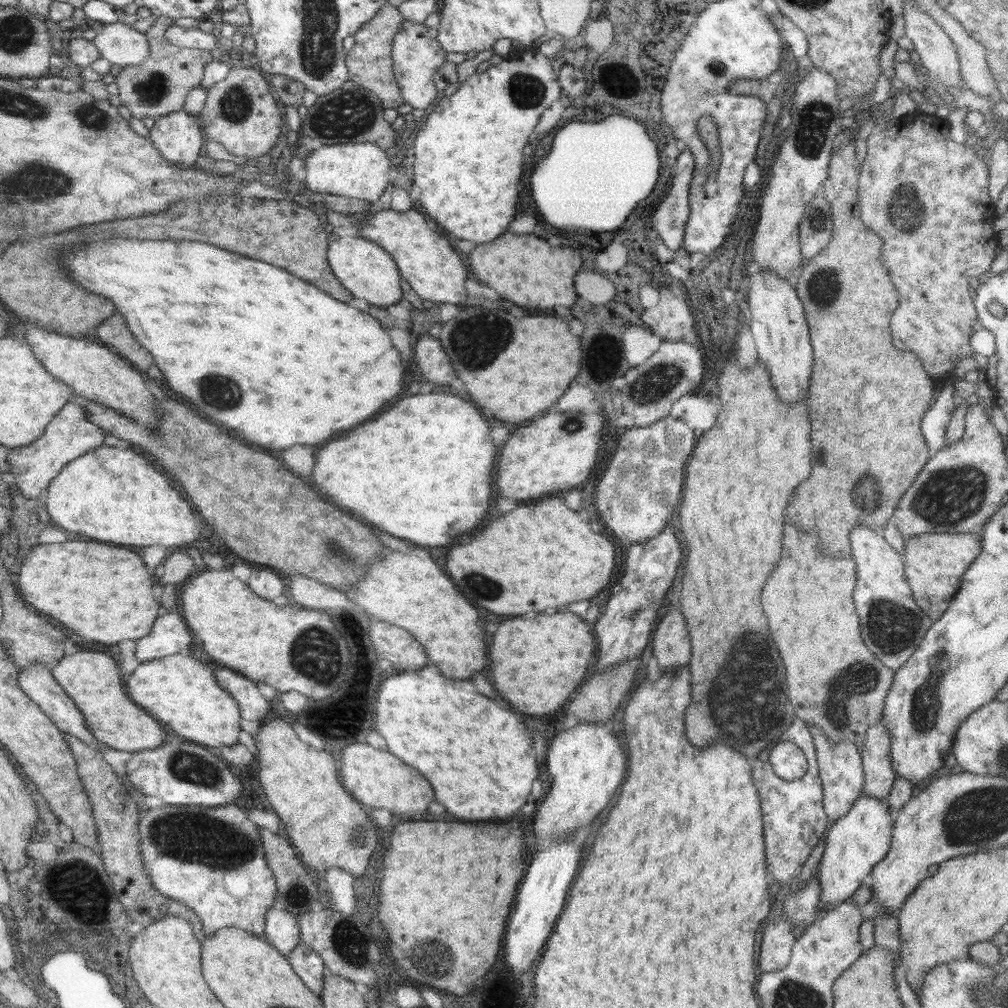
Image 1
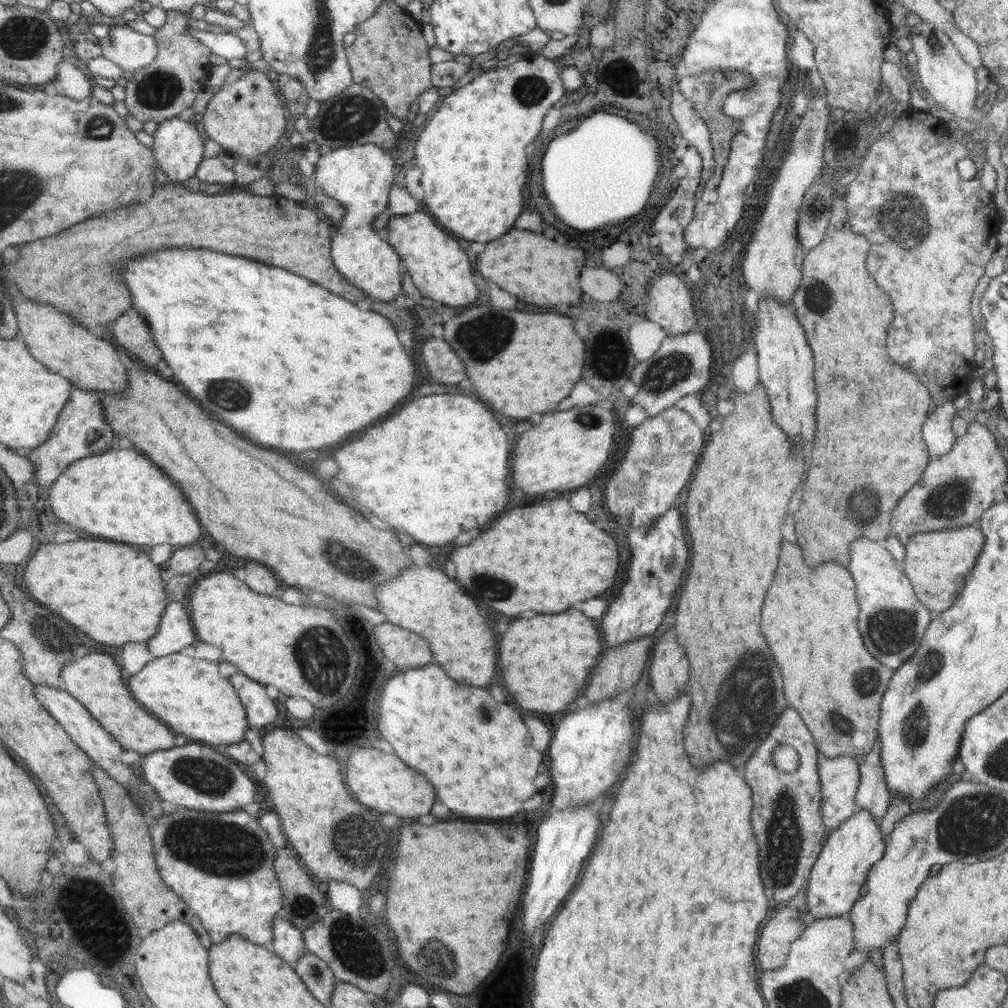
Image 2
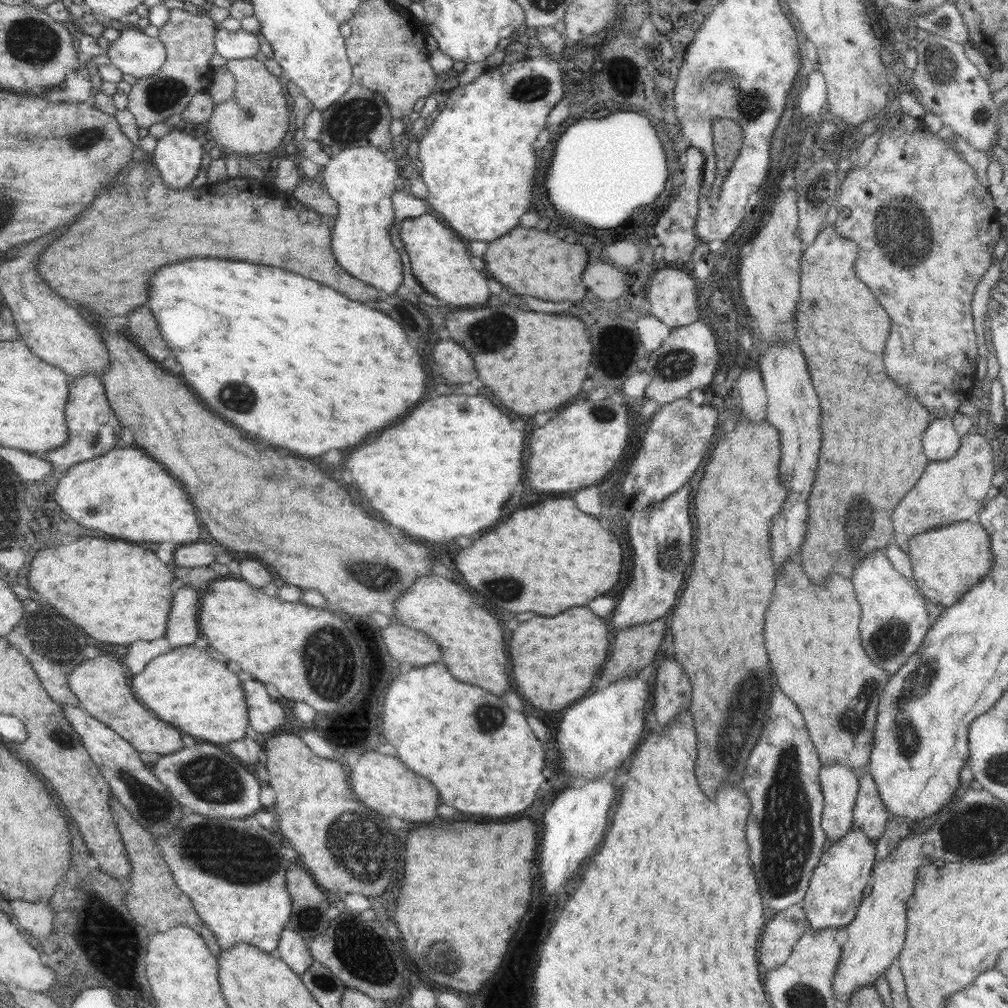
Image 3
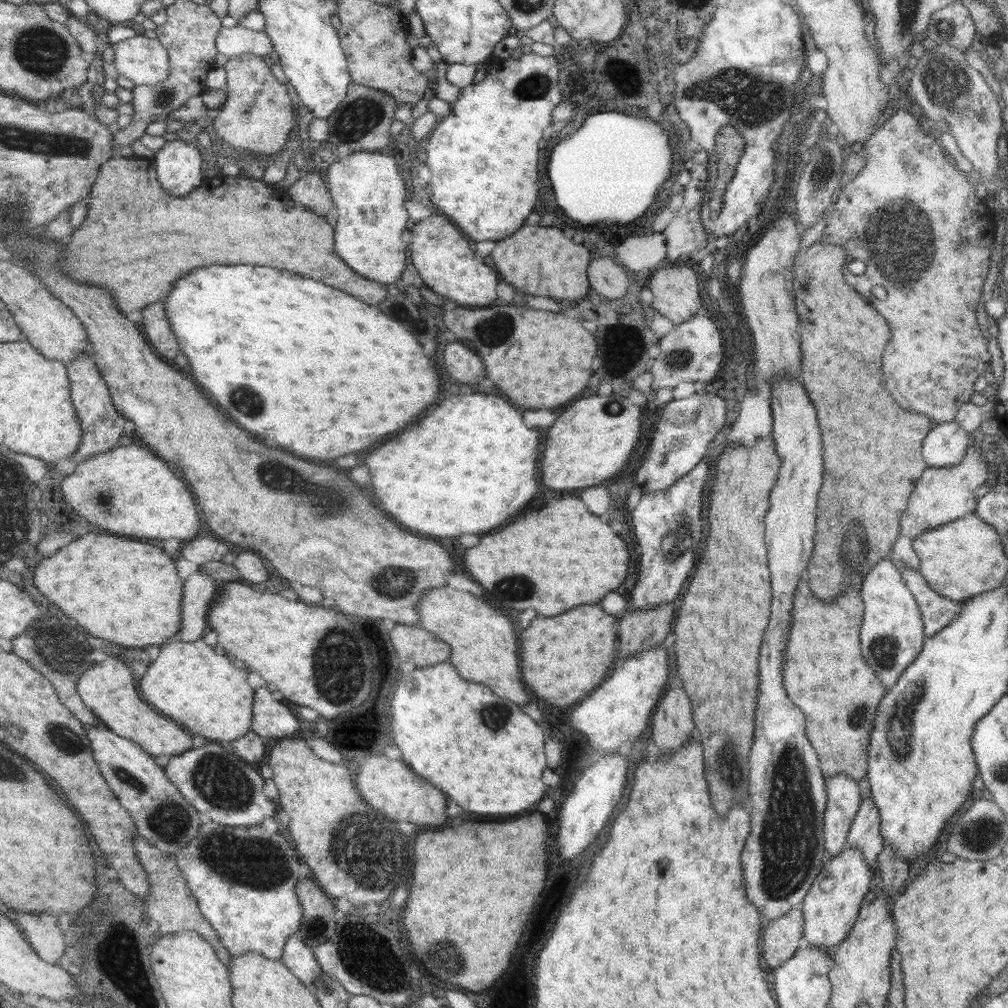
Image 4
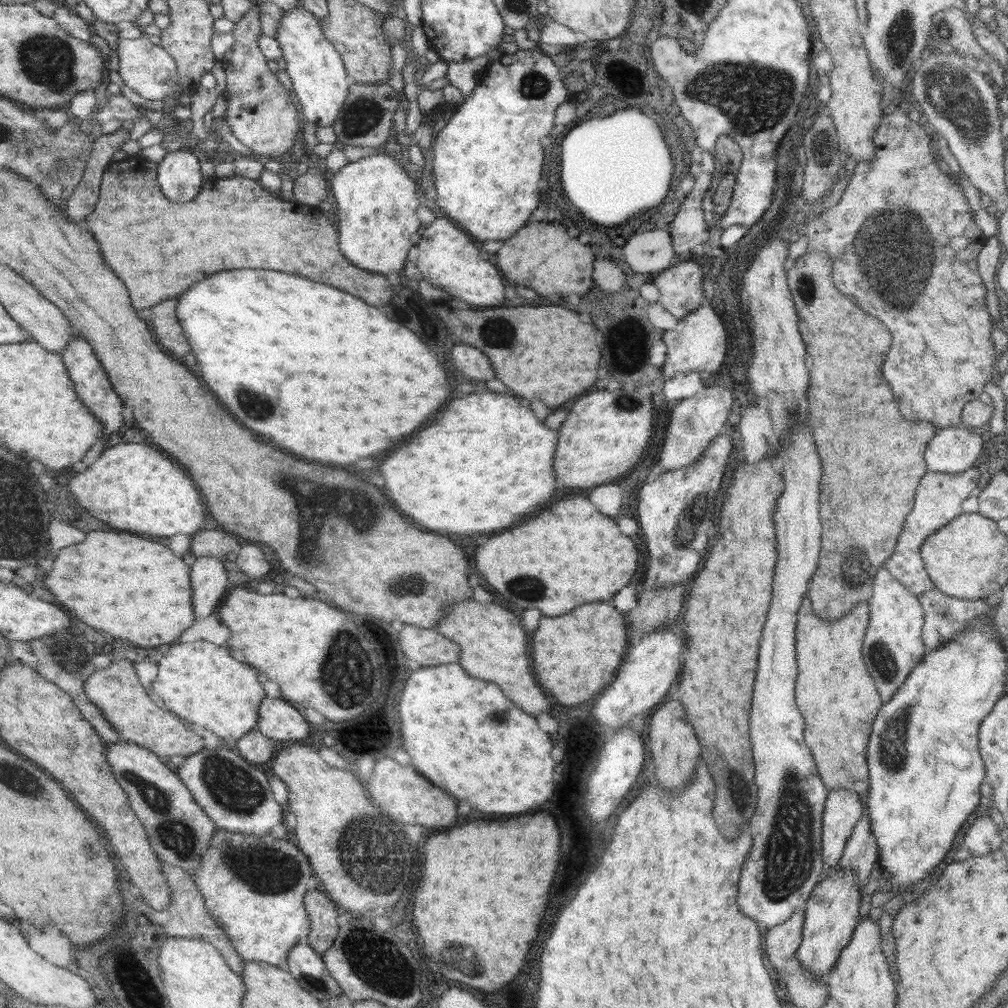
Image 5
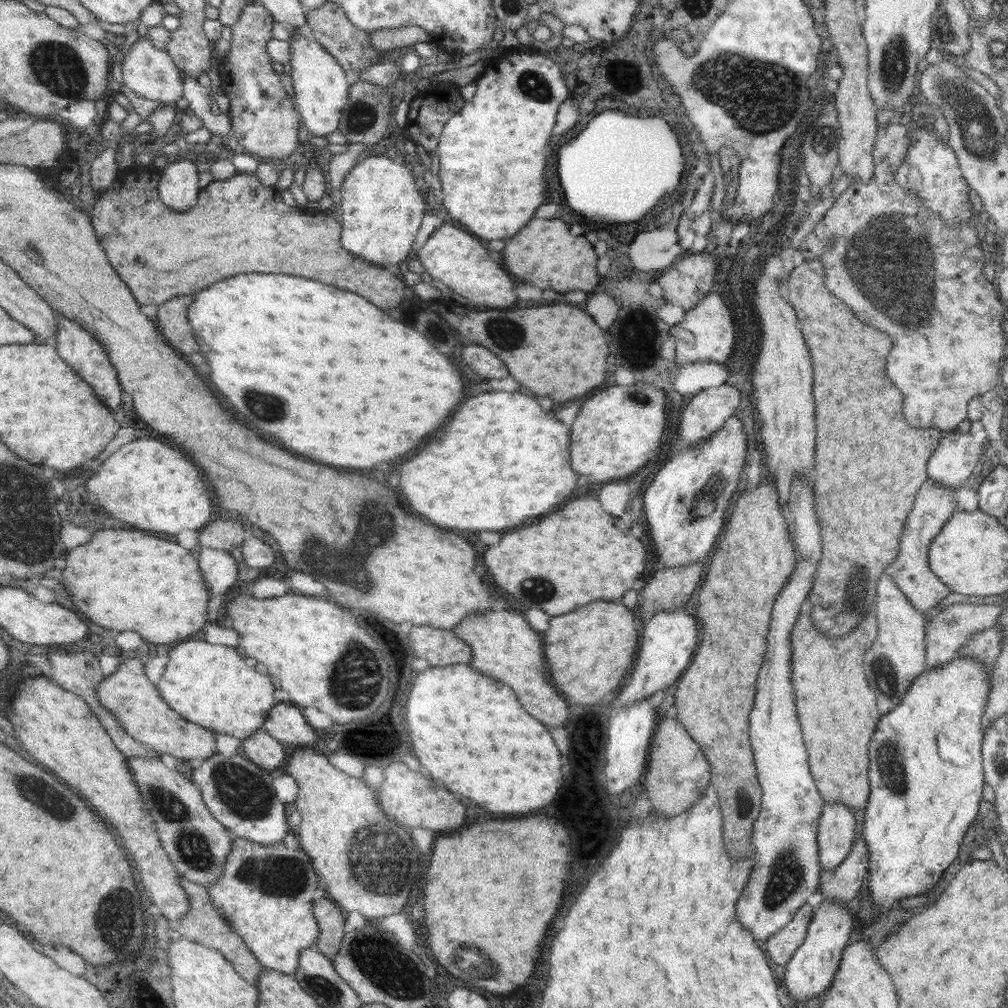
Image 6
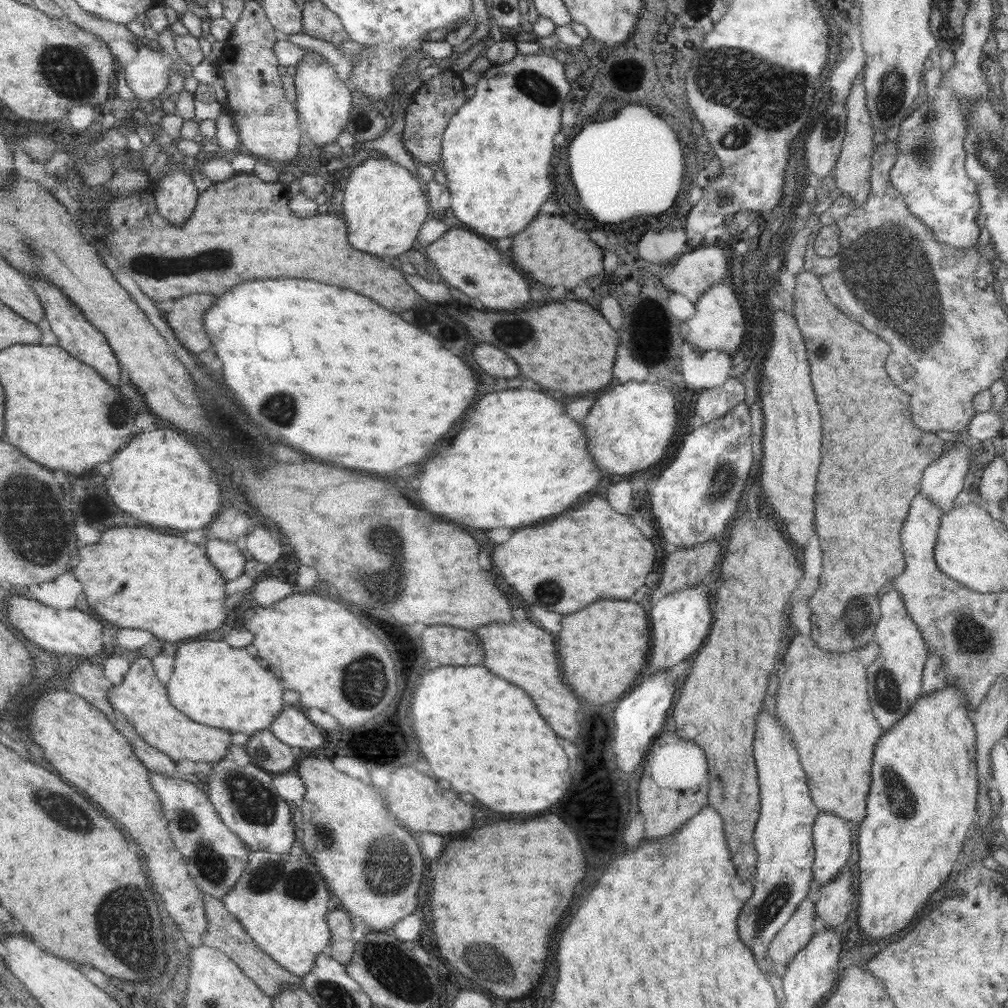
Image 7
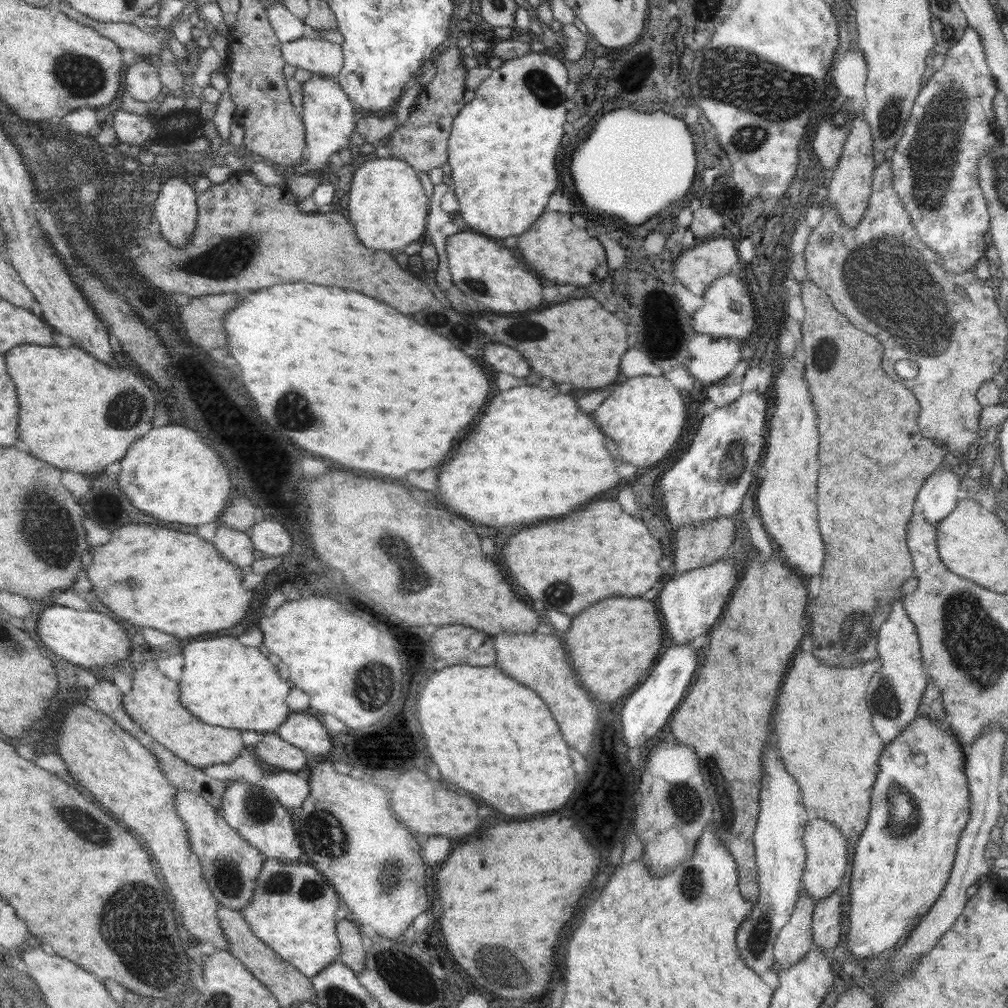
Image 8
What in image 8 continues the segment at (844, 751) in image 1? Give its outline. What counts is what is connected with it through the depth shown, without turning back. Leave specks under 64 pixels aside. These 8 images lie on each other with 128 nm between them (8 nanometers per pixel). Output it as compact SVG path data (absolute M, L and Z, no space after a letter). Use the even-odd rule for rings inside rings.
M811 815L804 825L802 842L804 842L804 850L806 850L806 865L802 871L803 886L806 888L808 896L814 901L822 900L838 890L846 873L846 866L849 862L846 838L832 824Z

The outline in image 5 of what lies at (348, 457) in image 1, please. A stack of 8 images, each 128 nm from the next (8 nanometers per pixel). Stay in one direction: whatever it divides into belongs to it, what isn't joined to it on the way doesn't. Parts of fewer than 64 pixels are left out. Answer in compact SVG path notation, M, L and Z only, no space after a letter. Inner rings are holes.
M484 392L484 394L470 394L466 398L454 400L450 402L444 412L440 412L440 416L426 428L422 428L420 432L412 434L408 438L406 444L402 444L398 450L392 450L392 454L382 462L380 472L386 478L386 488L390 492L390 498L396 502L396 506L400 510L404 510L406 514L410 514L416 524L426 526L432 532L456 532L456 534L470 534L470 532L492 532L492 530L500 530L500 528L508 528L512 524L516 524L520 518L538 512L540 508L544 508L548 502L552 502L552 492L558 490L554 472L552 472L552 464L554 464L554 454L556 454L556 444L558 444L558 430L550 430L544 426L544 422L540 422L540 418L528 408L522 406L518 402L512 402L512 398L508 396L500 396L498 392Z

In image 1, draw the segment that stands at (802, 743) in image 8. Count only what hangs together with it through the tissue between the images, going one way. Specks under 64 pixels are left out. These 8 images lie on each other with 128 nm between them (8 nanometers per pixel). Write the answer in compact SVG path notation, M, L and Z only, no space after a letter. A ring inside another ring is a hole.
M788 522L784 524L784 540L782 540L782 556L778 566L774 568L768 584L762 592L762 606L768 620L768 630L782 652L782 660L786 666L786 682L788 696L792 704L798 704L795 714L803 721L820 728L825 738L836 745L841 741L849 741L858 752L862 751L866 730L874 726L883 717L884 702L890 689L895 671L884 666L860 638L860 622L856 616L856 608L852 602L852 592L856 586L856 564L852 558L822 558L816 550L816 536L798 532Z

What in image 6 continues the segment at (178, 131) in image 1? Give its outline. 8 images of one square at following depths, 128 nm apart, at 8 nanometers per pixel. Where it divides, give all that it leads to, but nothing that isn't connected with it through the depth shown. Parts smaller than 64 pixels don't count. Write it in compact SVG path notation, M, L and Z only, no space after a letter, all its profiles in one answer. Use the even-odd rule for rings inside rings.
M183 154L172 158L160 175L157 180L157 190L166 208L180 214L196 204L200 190L196 163L188 160Z

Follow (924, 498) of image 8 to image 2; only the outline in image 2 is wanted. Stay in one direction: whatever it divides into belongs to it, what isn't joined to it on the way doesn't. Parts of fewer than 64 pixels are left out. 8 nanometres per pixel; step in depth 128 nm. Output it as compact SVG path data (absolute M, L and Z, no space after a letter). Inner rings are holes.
M944 400L942 404L931 408L922 426L922 436L931 457L948 454L957 436L952 431L952 420L957 415L952 400Z

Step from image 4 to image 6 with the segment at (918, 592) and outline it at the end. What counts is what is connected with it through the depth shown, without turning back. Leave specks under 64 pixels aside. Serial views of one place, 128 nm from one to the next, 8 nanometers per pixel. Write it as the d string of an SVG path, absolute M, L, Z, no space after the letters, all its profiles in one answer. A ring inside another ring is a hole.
M964 602L944 607L928 619L925 626L925 670L936 670L958 657L960 645L964 644Z

